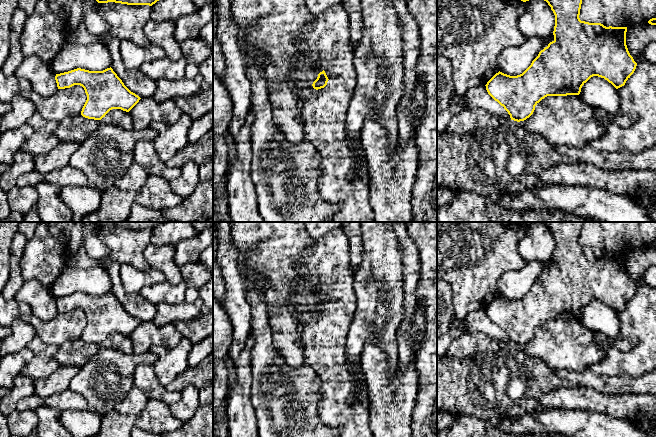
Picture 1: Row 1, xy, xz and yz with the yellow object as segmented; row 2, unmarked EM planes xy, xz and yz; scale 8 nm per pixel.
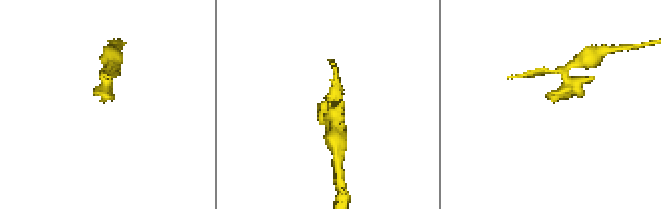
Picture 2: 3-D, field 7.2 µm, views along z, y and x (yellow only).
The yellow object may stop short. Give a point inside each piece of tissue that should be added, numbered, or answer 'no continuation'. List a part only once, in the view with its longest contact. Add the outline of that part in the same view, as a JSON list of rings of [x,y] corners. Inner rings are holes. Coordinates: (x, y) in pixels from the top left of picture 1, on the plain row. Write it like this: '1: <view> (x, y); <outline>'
no continuation

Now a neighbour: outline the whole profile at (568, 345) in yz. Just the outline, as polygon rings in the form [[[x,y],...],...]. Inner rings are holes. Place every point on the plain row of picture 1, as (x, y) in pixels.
[[[579,319],[547,320],[535,330],[533,338],[519,348],[531,357],[545,361],[555,370],[583,372],[600,362],[607,349],[605,342],[595,341],[594,331],[585,327]]]

